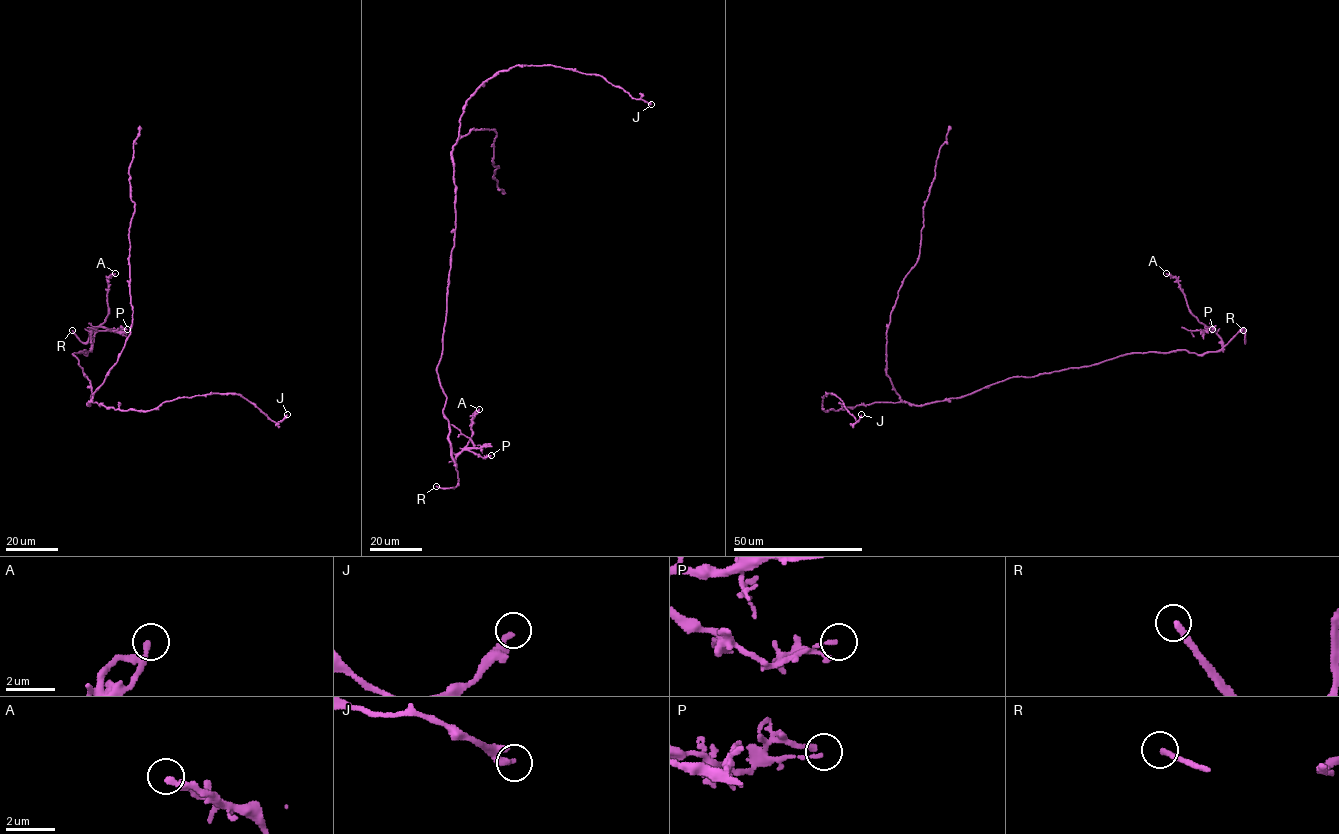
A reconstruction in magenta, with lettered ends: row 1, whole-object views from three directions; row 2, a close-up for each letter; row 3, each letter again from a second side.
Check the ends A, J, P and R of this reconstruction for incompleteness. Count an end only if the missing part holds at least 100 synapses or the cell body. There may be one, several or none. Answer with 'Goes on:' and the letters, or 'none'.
Goes on: R

